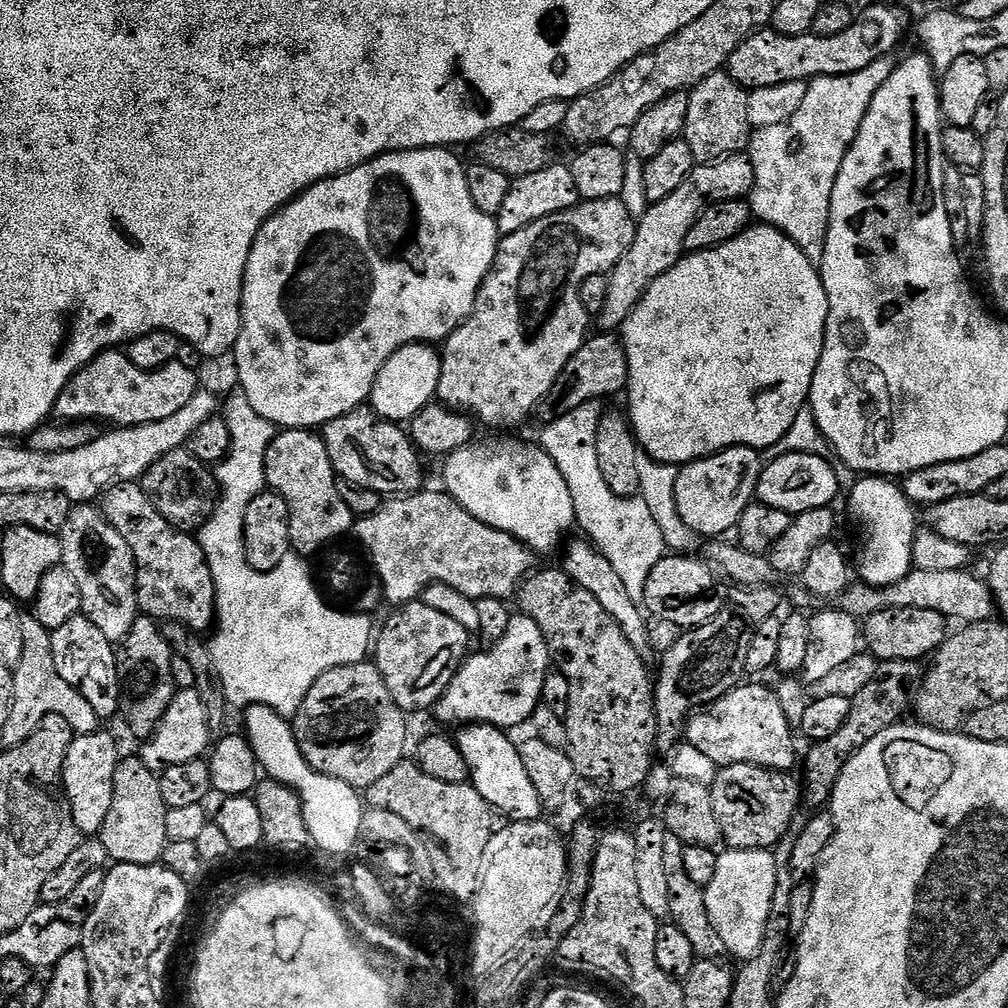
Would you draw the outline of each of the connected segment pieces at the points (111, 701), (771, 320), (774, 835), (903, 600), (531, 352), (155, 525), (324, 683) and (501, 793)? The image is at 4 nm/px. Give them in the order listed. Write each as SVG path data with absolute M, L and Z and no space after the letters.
M83 614L70 618L66 626L51 629L51 633L54 666L58 666L58 674L62 674L62 678L70 682L70 686L74 686L74 690L78 690L78 694L90 702L90 706L94 706L101 721L108 722L120 710L120 675L114 644Z
M749 226L742 234L738 234L738 238L722 246L681 256L677 264L666 270L666 274L659 276L644 291L644 296L628 315L622 329L622 343L628 359L627 415L641 449L660 464L683 466L691 460L701 460L704 456L713 456L728 448L746 446L763 450L774 446L784 437L786 430L794 426L794 418L798 418L808 403L814 370L818 366L818 358L822 358L827 317L828 299L817 265L812 264L800 247L790 242L790 238L786 238L786 234L777 228Z
M730 764L717 771L716 780L710 786L714 818L718 818L723 843L729 849L772 850L782 837L793 831L792 819L802 808L802 784L794 777L787 772L772 772L753 764Z
M913 568L906 574L906 578L885 588L875 588L863 582L856 582L840 597L838 608L839 611L855 616L861 622L882 610L934 610L938 614L942 614L944 619L949 622L961 620L959 623L964 626L986 622L997 615L996 601L992 591L988 589L987 583L981 577L979 580L978 577L971 576L970 573L971 571L962 568L958 570L918 570Z
M618 198L615 200L585 200L574 205L570 210L562 210L558 214L550 214L550 218L542 218L514 234L503 237L496 246L496 261L492 263L492 271L486 274L482 286L476 295L476 301L472 307L472 313L443 341L440 352L440 377L438 378L438 390L436 400L449 410L459 410L464 414L471 414L477 421L489 424L492 428L516 428L528 415L535 413L539 409L540 403L550 394L554 382L566 370L566 362L578 354L578 350L583 346L584 341L589 339L588 323L590 317L586 310L582 310L580 301L580 287L586 278L591 276L603 276L611 273L616 267L616 263L630 250L630 242L634 242L636 233L636 220L626 206Z
M136 482L109 488L98 508L110 526L126 538L126 546L134 554L137 609L157 622L184 624L197 634L204 634L207 628L209 631L216 619L216 591L199 539L170 526Z
M365 662L342 666L322 674L322 678L310 686L306 698L302 698L302 706L291 721L291 726L306 762L314 771L346 782L357 790L367 790L374 786L374 782L378 782L378 778L390 774L390 770L394 770L394 766L405 759L408 724L404 719L404 709L396 705L390 690L386 690L386 682L375 663Z
M469 724L461 727L457 732L460 733L455 733L456 745L458 750L462 750L462 758L466 758L470 783L478 790L478 794L482 794L482 798L486 798L486 802L490 802L490 806L496 809L497 813L505 817L508 815L509 821L530 822L541 819L545 806L538 798L538 790L534 790L534 782L530 782L530 774L526 774L526 766L522 766L519 747L515 743L512 745L512 740L508 737L511 735L488 724Z

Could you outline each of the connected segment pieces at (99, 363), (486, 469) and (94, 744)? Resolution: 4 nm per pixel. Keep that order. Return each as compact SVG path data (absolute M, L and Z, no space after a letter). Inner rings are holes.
M109 350L101 356L96 356L82 370L78 370L78 374L70 378L70 382L66 382L62 394L58 394L58 402L52 407L52 416L60 422L105 420L108 426L115 426L117 429L162 422L162 418L171 418L173 414L178 414L178 410L182 410L182 406L186 406L190 398L194 398L194 394L198 391L196 377L198 377L196 370L187 369L178 363L167 364L153 372L138 370L138 366L134 366L134 362L130 362L123 351Z
M524 440L473 442L462 450L454 450L443 464L443 487L448 495L474 514L474 518L512 537L533 553L559 549L569 535L567 532L576 524L574 500L570 498L566 478L562 478L562 470L554 466L554 458L550 458L539 443L527 444Z
M97 730L85 736L76 736L70 750L66 750L64 763L64 792L70 802L70 814L74 818L74 826L78 826L81 837L99 837L102 826L106 822L106 814L110 814L110 802L114 802L114 770L120 765L122 753L116 740L105 730Z

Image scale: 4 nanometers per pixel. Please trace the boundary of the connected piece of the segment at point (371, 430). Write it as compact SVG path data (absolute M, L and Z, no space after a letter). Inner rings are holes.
M371 407L355 408L350 414L342 414L342 418L334 418L322 429L326 454L330 454L330 462L334 466L337 477L354 488L365 488L377 492L381 498L410 496L425 487L424 472L420 469L421 453L412 442L411 435L404 432L399 423L381 419Z

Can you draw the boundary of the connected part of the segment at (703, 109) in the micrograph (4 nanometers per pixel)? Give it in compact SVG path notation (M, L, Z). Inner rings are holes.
M724 70L698 82L688 92L682 139L690 146L690 154L694 154L697 164L710 164L713 160L722 160L725 156L734 156L747 149L754 131L750 118L746 118L747 101L748 92Z

